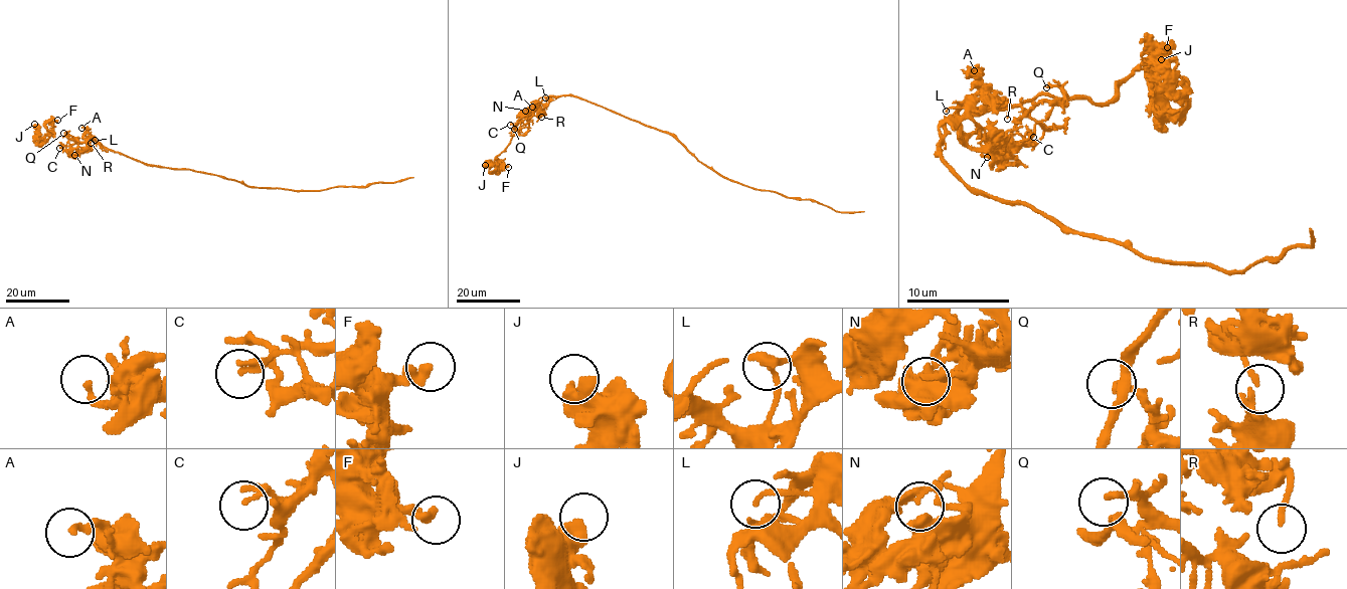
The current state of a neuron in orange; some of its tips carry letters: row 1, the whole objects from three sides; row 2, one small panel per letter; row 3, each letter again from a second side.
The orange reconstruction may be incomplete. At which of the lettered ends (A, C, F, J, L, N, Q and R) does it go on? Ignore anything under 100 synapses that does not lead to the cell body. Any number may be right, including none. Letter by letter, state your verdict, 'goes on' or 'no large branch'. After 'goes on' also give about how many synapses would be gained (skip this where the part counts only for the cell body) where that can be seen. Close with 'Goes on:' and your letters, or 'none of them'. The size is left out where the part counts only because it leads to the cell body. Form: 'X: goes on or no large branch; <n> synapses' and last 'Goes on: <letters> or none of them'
A: no large branch
C: no large branch
F: no large branch
J: no large branch
L: no large branch
N: no large branch
Q: no large branch
R: no large branch
Goes on: none of them

